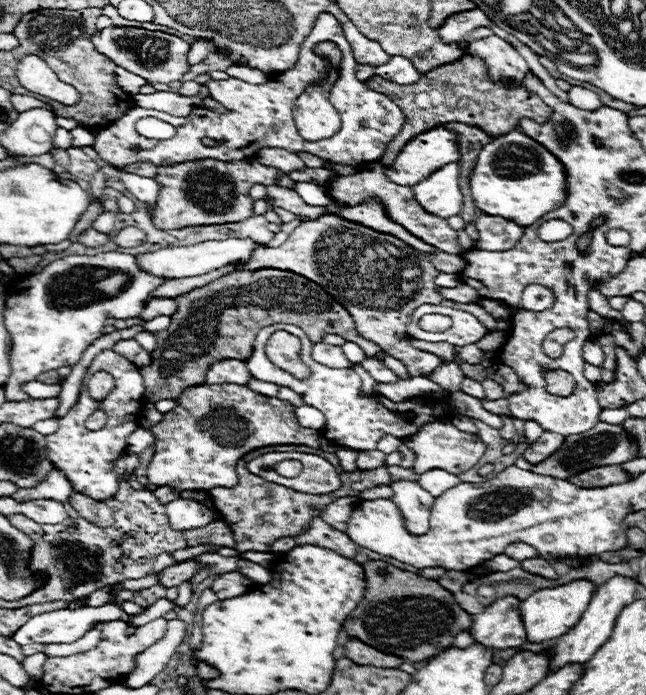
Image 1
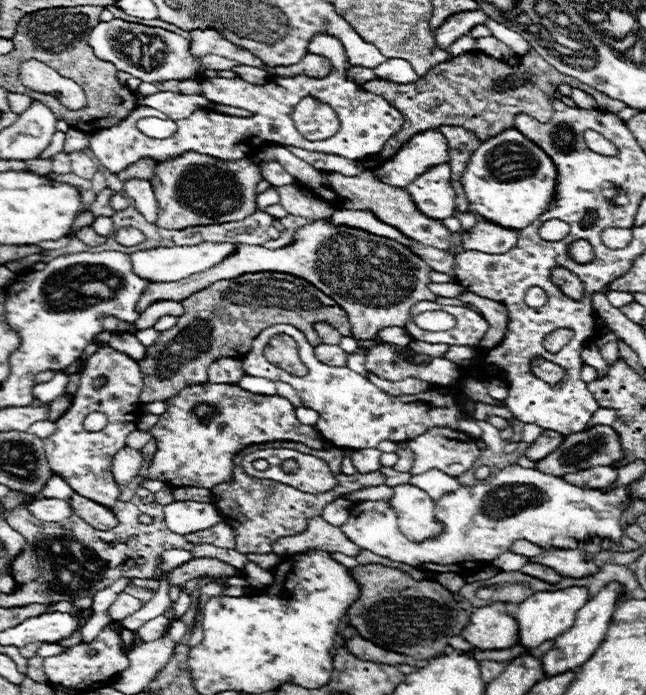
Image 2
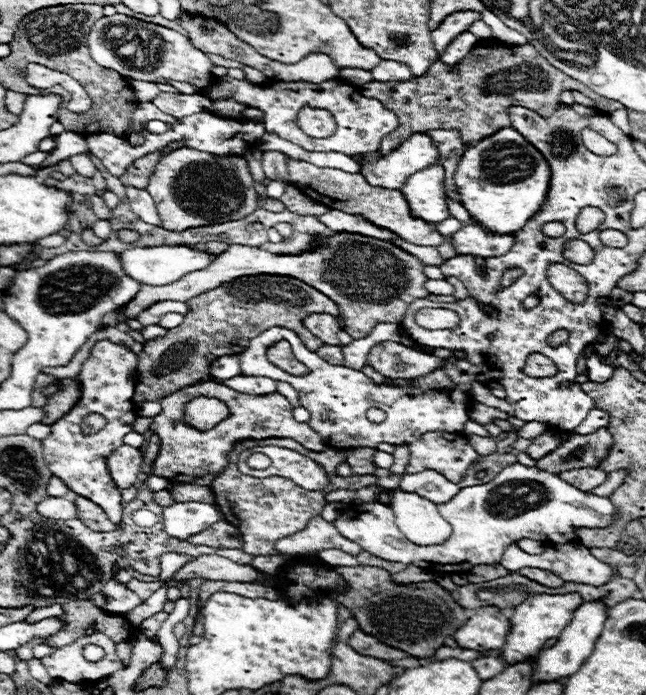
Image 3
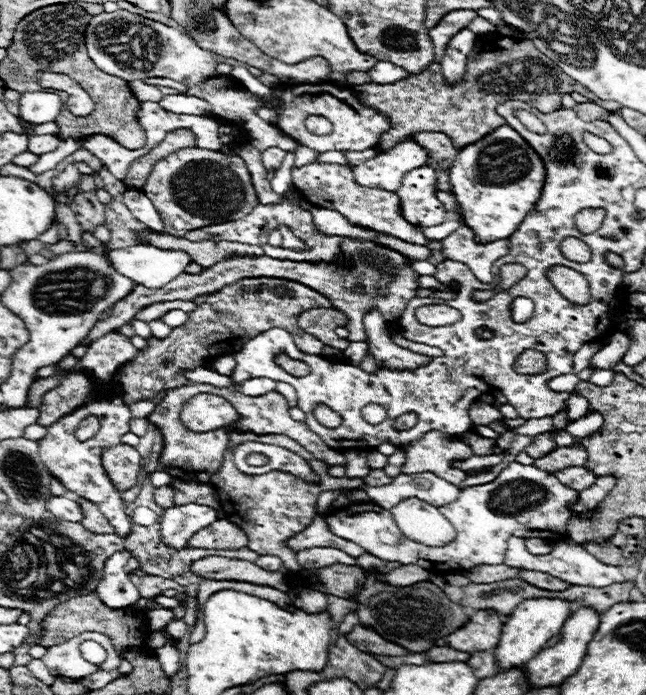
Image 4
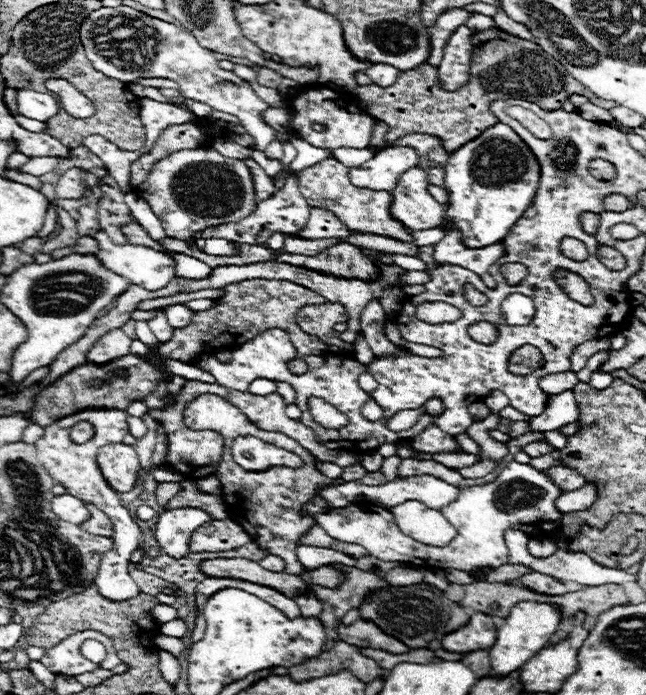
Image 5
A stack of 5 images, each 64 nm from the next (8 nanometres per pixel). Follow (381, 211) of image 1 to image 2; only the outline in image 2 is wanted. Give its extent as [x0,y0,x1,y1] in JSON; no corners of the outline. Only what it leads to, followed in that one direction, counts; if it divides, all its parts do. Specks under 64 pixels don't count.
[330,210,414,246]

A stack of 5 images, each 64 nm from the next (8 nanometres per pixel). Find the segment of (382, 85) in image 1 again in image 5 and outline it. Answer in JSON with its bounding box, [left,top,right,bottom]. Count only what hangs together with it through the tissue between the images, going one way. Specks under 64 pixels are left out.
[352,28,616,152]

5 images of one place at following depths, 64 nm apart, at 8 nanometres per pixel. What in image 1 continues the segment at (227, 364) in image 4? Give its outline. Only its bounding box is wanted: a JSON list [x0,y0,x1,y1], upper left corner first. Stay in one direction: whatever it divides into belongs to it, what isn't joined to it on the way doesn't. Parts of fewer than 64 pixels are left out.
[206,360,252,386]

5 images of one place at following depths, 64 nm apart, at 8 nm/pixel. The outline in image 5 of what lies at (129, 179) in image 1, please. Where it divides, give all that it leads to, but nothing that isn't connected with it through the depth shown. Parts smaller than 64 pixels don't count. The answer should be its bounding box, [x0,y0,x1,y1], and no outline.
[124,192,166,240]

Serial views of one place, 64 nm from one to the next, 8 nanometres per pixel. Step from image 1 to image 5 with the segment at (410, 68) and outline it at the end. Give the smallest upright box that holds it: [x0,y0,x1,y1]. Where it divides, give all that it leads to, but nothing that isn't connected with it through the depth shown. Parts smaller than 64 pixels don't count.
[366,64,398,86]

